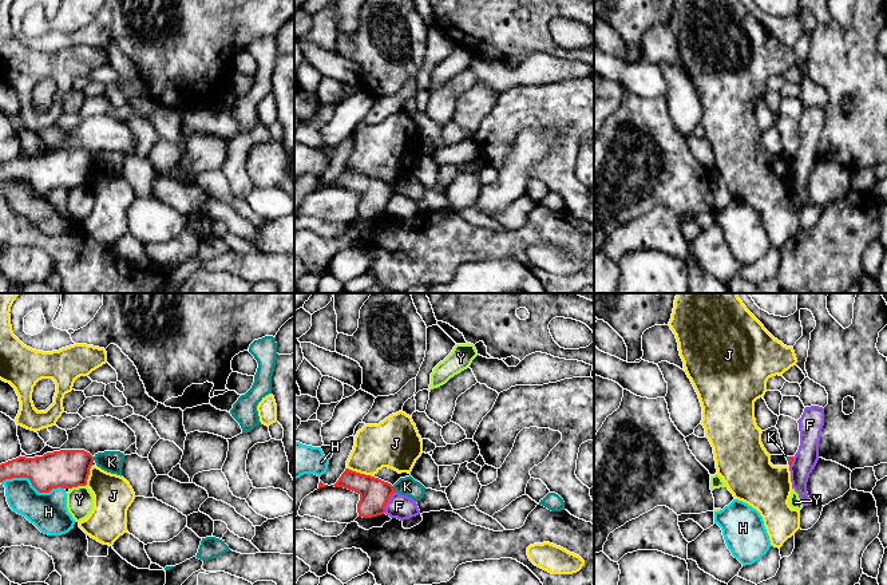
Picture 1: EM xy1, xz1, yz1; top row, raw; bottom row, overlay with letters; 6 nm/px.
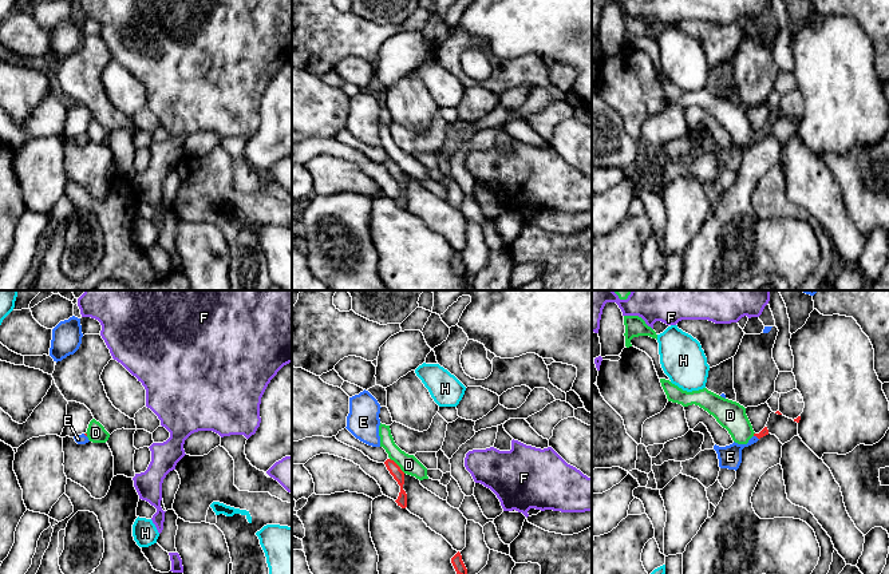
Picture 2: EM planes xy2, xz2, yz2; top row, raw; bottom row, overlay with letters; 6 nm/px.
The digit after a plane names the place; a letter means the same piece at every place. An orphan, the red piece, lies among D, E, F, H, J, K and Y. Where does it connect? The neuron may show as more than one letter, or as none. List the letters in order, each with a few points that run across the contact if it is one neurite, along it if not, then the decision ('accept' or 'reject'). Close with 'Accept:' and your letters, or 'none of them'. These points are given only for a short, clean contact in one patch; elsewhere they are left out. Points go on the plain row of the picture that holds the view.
D: xz2 (390, 158), (405, 173) | reject
E: yz2 (765, 131), (757, 137), (730, 157) | accept
F: xz1 (393, 192), (384, 212) | reject
H: reject
J: reject
K: xz1 (392, 186), (395, 192) | reject
Y: xy1 (84, 185), (70, 189) | reject
Accept: E

